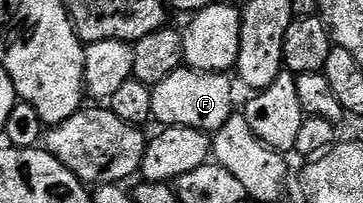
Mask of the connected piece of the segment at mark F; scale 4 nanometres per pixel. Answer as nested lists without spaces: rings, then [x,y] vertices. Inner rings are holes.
[[[189,68],[172,72],[152,88],[152,118],[159,127],[179,126],[213,132],[221,128],[236,113],[234,86],[229,73],[213,74]]]

